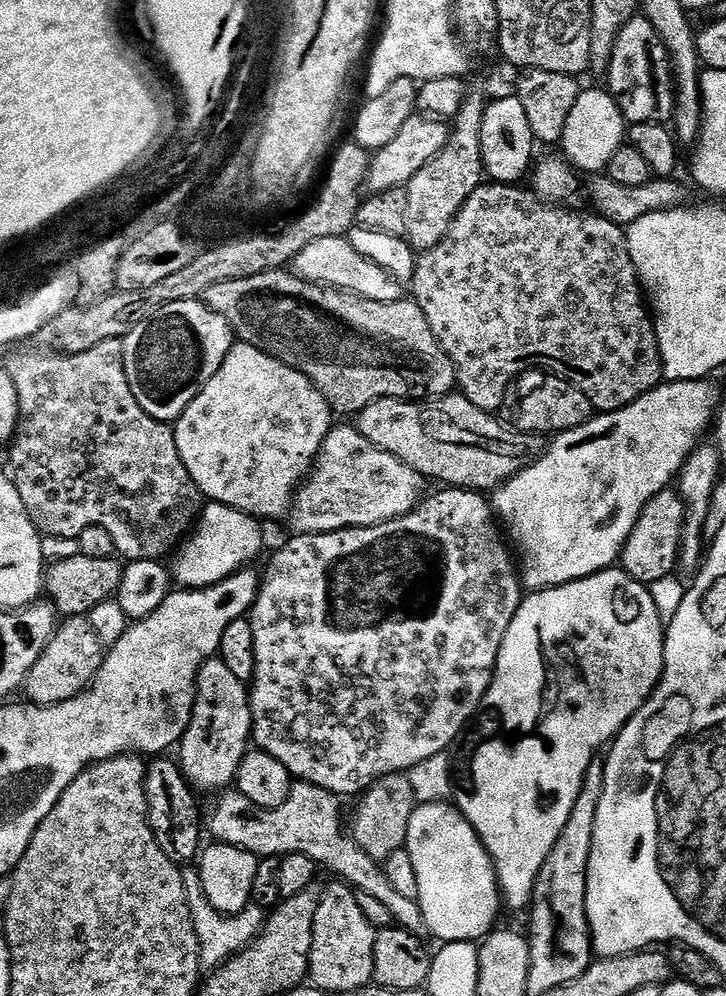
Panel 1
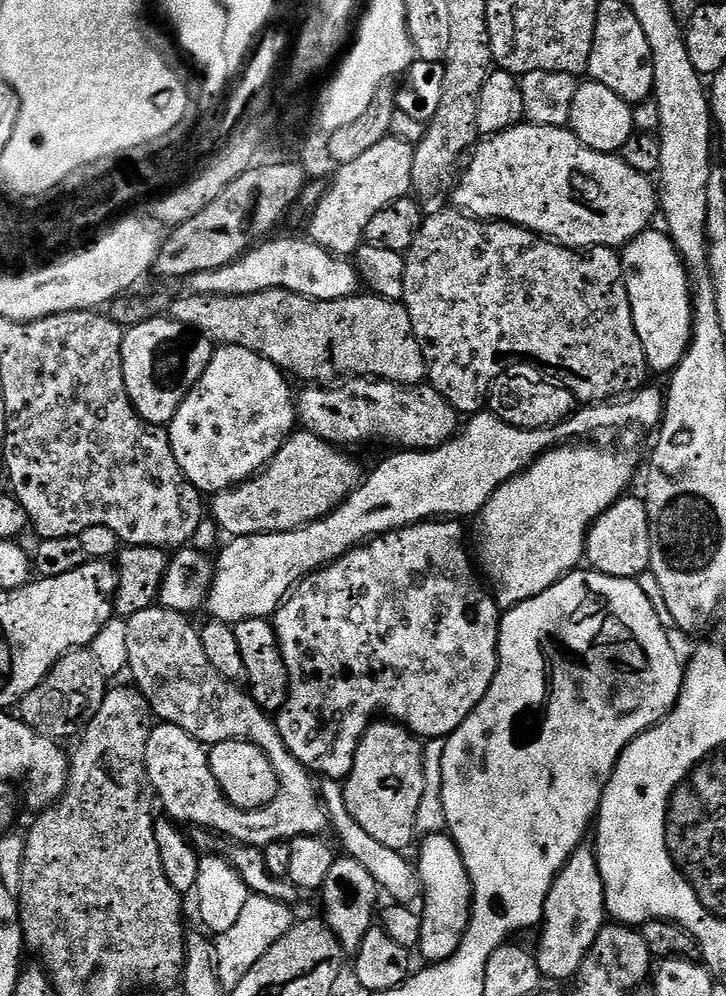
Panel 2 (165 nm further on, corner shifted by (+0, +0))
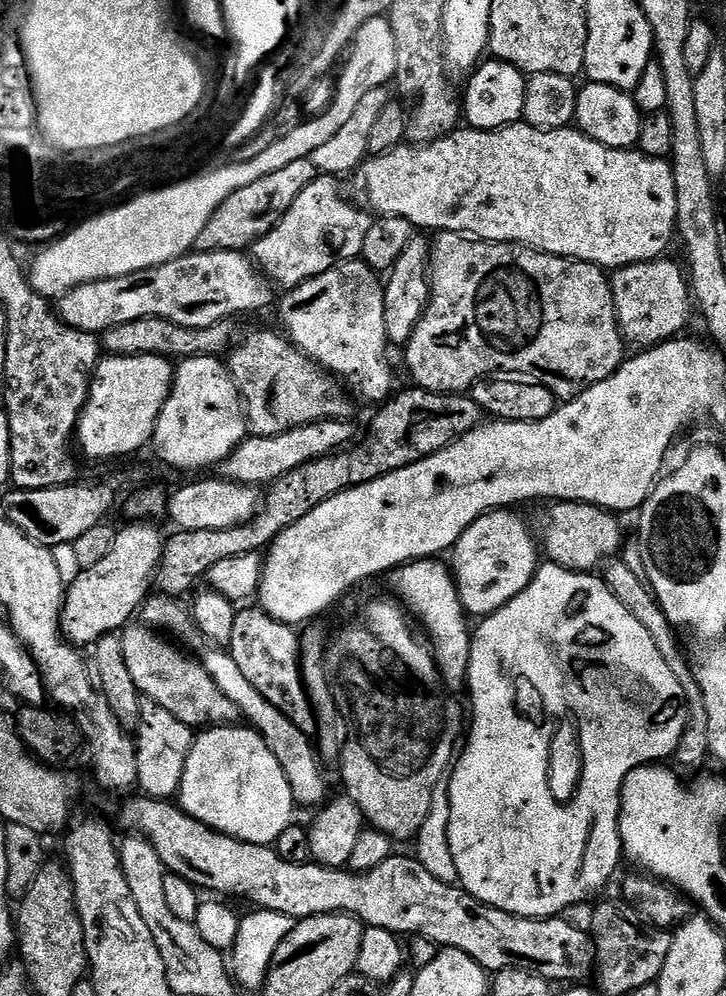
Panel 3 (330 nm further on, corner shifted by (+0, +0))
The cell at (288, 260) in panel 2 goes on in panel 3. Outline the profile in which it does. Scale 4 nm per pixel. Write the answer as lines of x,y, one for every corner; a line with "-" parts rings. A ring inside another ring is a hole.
193,250
186,256
179,256
162,266
154,266
150,270
138,270
122,278
106,278
86,282
82,286
72,288
59,297
58,314
70,326
83,332
102,334
106,329
122,326
122,322
134,322
138,318
153,316
166,318
178,326
205,328
217,324
219,320
236,318
239,312
260,312
272,304
273,285
267,276
260,271
251,255
244,252
202,252

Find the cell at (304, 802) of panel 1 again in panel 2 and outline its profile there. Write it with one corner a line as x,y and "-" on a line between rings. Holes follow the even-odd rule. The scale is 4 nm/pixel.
153,606
127,617
125,621
128,672
134,678
135,687
152,708
153,715
159,721
162,719
169,723
157,723
153,727
146,754
148,782
158,800
160,795
165,810
169,812
165,813
173,821
185,820
192,828
207,828
209,832
216,833
225,841
261,850
266,845
279,840
287,842
299,836
320,836
324,831
327,833
330,828
328,812
324,809
324,802
320,798
313,773
304,768
302,762
294,758
294,754
290,754
289,748
282,741
281,734
277,730
275,719
264,712
245,689
214,669
210,658
206,655
206,650
203,649
197,627
193,627
189,620
191,619
185,613
-
195,739
210,748
224,741
242,741
248,745
258,746
266,754
274,769
278,782
276,797
264,808
246,809
231,804
225,798
223,790
216,785
216,779
210,770
209,749
203,748

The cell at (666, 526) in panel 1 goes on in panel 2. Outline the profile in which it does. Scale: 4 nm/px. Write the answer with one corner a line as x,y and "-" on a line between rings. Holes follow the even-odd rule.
625,494
592,523
584,543
587,563
595,571
623,580
639,578
652,567
650,562
650,522
648,511
639,495

